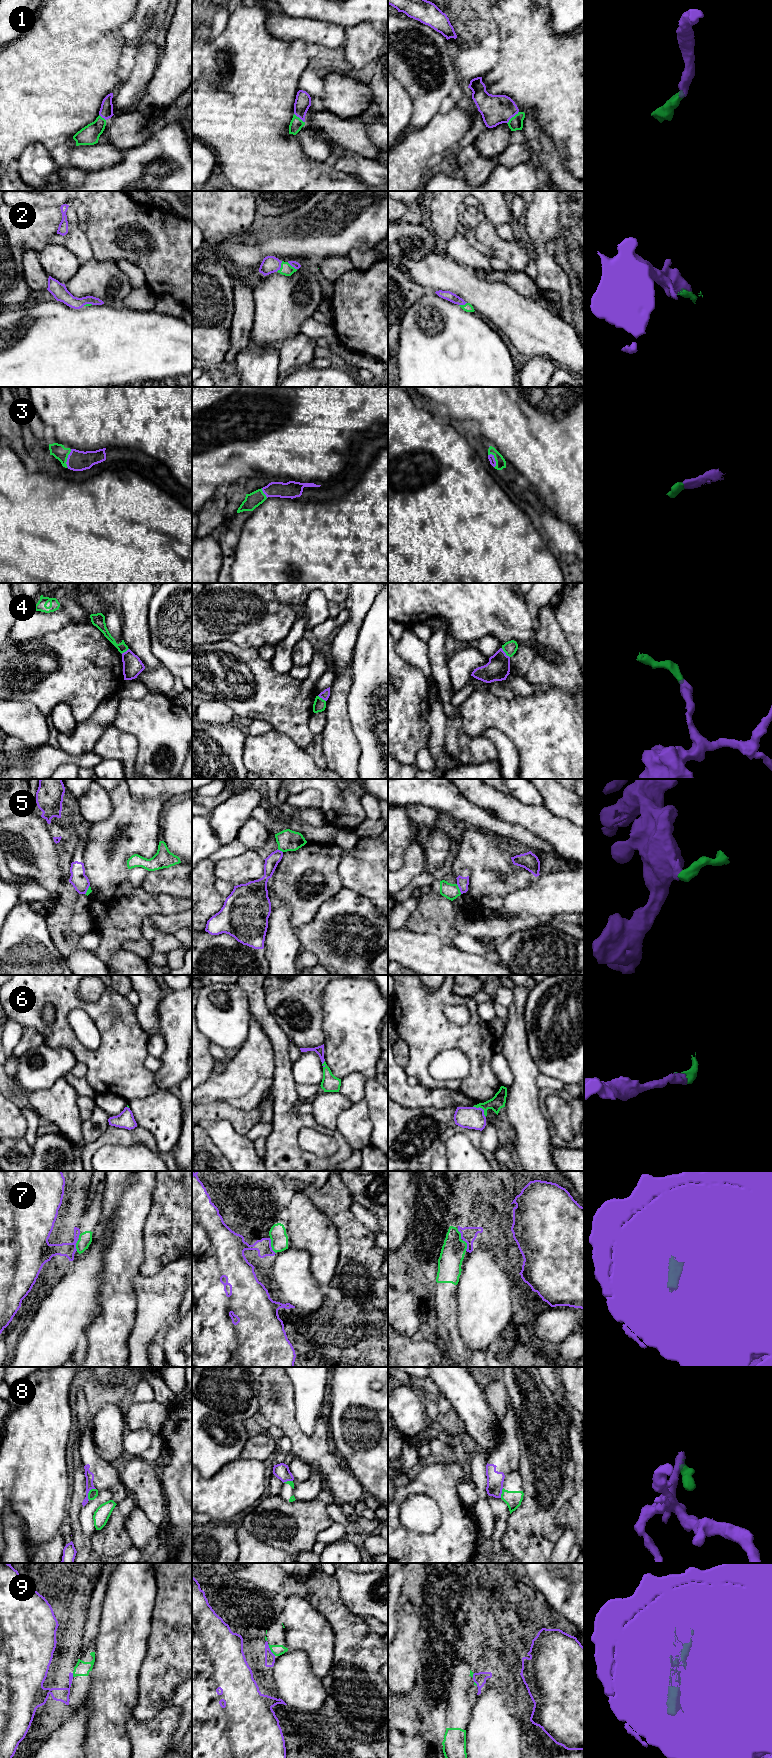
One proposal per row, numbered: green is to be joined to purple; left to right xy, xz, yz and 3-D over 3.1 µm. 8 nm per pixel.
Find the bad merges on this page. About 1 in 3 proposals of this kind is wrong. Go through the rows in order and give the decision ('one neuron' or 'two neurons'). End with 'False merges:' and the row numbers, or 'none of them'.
1: one neuron
2: one neuron
3: one neuron
4: two neurons
5: two neurons
6: one neuron
7: two neurons
8: two neurons
9: two neurons
False merges: 4, 5, 7, 8, 9

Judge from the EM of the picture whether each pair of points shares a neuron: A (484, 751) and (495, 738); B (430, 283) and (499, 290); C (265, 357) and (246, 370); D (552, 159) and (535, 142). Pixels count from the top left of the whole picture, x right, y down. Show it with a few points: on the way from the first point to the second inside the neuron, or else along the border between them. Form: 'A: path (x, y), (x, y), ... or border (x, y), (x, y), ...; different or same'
A: border (481, 735), (493, 744), (498, 759); different
B: path (447, 283), (465, 283), (473, 290), (482, 290); same
C: path (260, 362), (251, 370); same
D: path (548, 155), (539, 146); same

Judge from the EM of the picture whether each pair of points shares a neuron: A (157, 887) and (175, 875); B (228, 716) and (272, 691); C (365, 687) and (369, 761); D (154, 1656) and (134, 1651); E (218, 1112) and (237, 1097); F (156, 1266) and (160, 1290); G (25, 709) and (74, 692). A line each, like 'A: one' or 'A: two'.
A: one
B: two
C: one
D: two
E: two
F: two
G: two

